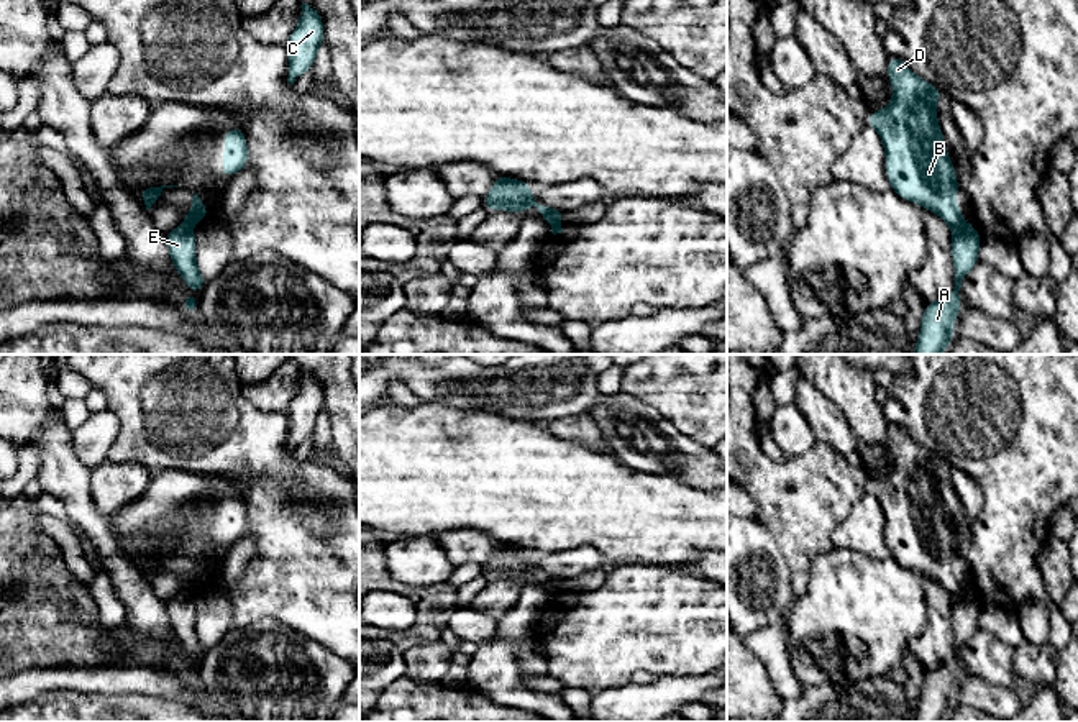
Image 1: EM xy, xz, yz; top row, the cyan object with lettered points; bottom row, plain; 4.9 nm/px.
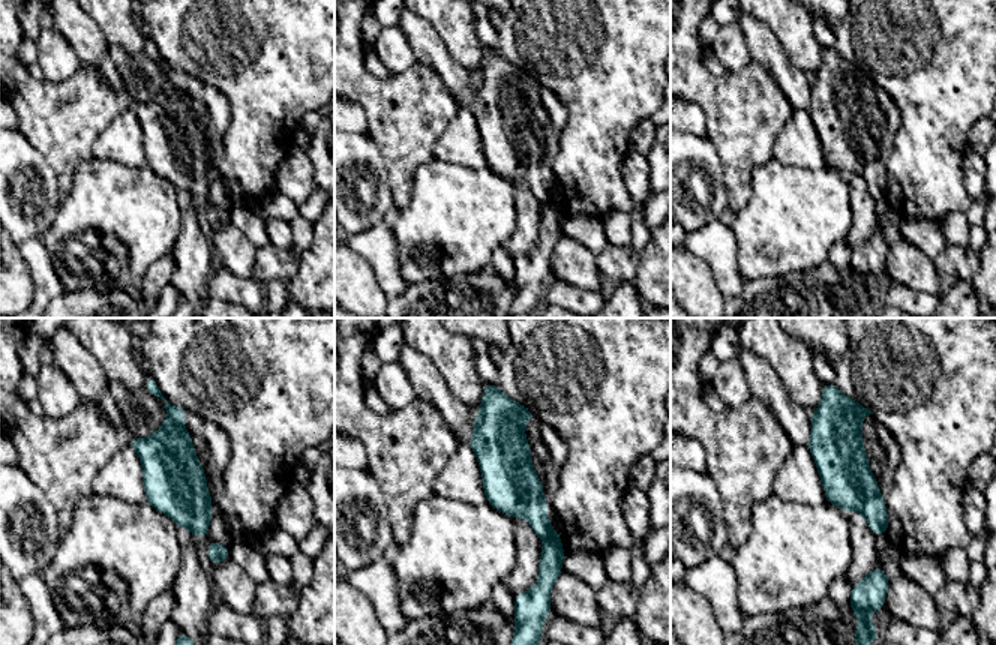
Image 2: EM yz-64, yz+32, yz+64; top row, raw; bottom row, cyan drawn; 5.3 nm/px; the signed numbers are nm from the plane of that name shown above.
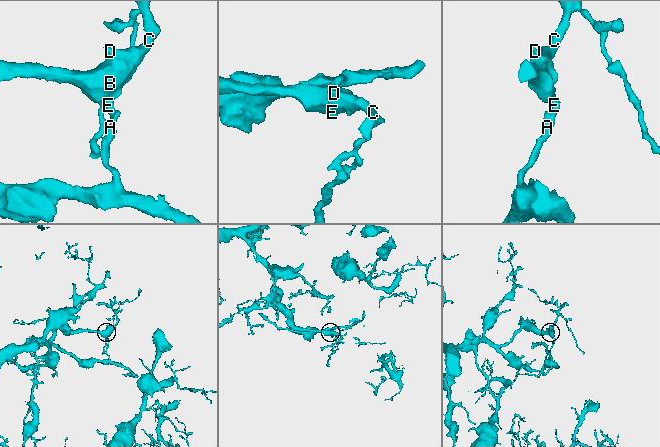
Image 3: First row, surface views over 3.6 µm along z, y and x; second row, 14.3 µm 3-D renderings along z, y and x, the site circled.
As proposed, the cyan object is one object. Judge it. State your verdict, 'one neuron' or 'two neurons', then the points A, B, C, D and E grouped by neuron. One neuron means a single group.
two neurons; A E / B C D

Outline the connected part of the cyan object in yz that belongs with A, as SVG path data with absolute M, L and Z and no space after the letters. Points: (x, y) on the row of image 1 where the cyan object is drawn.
M962 225L953 231L955 287L947 297L925 305L920 322L920 336L912 354L940 354L948 346L953 336L953 322L962 308L958 290L962 289L963 277L978 261L980 241L980 233L973 225Z

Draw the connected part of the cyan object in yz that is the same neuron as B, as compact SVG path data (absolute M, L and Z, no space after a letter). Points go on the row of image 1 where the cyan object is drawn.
M889 56L888 77L893 80L893 102L888 108L868 115L866 123L879 133L884 144L891 189L899 197L935 212L955 231L963 225L963 213L955 202L960 185L934 110L943 95L937 87L919 79L902 57Z

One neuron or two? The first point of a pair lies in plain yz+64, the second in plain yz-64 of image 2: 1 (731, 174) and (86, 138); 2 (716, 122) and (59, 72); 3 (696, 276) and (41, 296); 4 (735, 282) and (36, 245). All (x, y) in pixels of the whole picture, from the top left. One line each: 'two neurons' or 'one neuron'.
1: one neuron
2: two neurons
3: two neurons
4: one neuron

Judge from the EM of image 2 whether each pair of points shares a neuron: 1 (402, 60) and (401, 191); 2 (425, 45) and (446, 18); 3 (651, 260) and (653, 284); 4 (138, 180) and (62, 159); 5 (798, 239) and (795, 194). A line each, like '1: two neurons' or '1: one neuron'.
1: two neurons
2: two neurons
3: one neuron
4: two neurons
5: one neuron

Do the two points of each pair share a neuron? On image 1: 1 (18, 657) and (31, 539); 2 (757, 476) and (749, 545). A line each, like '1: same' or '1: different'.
1: same
2: different

